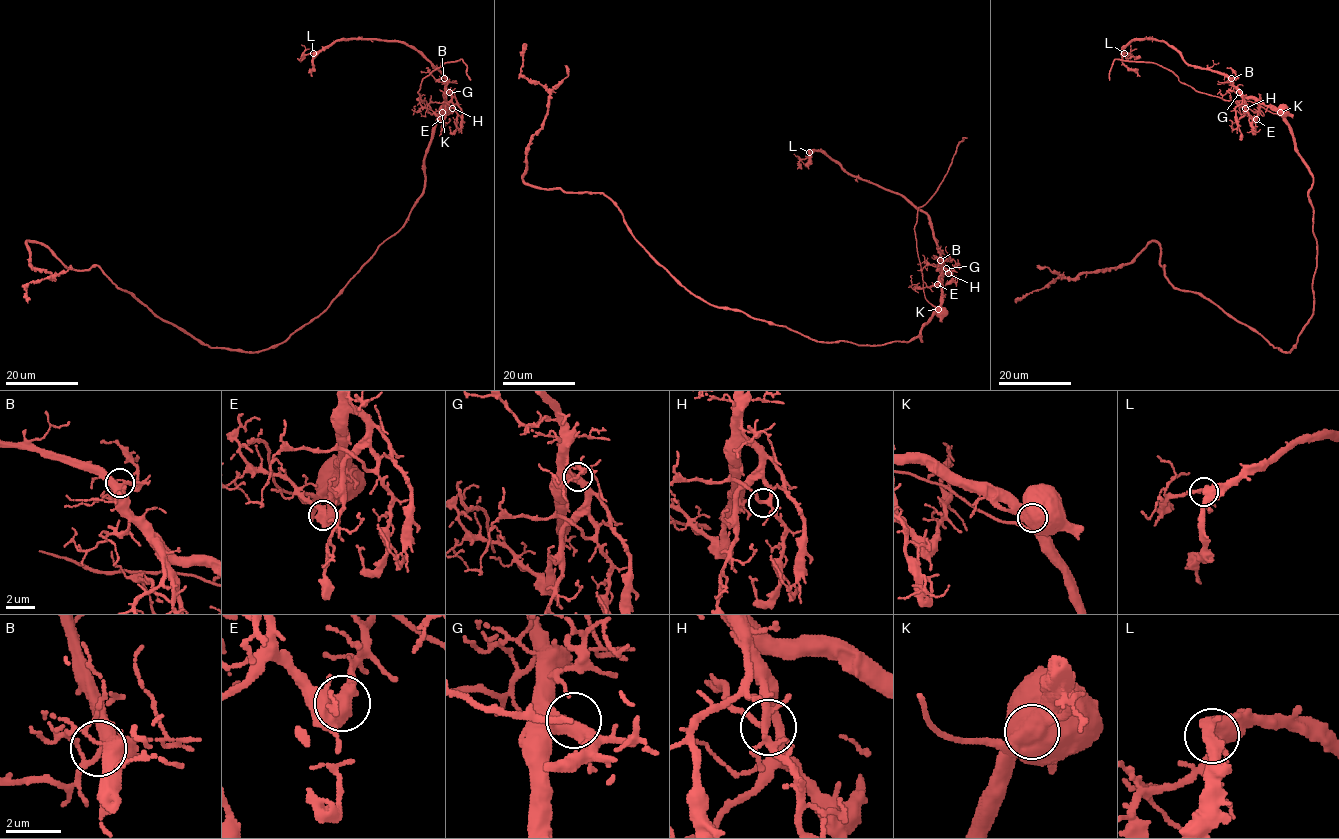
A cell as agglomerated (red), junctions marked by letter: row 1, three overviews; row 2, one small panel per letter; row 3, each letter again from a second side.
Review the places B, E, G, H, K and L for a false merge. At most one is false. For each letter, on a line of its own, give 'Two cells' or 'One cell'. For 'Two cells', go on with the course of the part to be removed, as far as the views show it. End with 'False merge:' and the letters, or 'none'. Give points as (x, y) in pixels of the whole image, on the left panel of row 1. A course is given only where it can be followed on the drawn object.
B: One cell
E: One cell
G: One cell
H: One cell
K: Two cells. Course of the part to remove: (442, 112), (431, 113), (427, 109), (417, 92), (421, 81), (443, 63), (460, 59), (470, 80)
L: One cell
False merge: K

